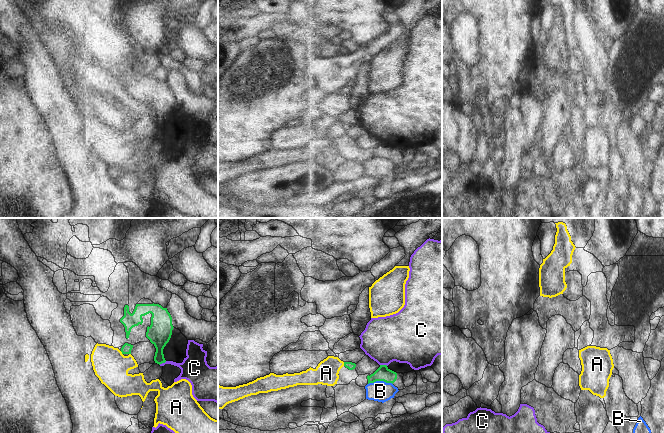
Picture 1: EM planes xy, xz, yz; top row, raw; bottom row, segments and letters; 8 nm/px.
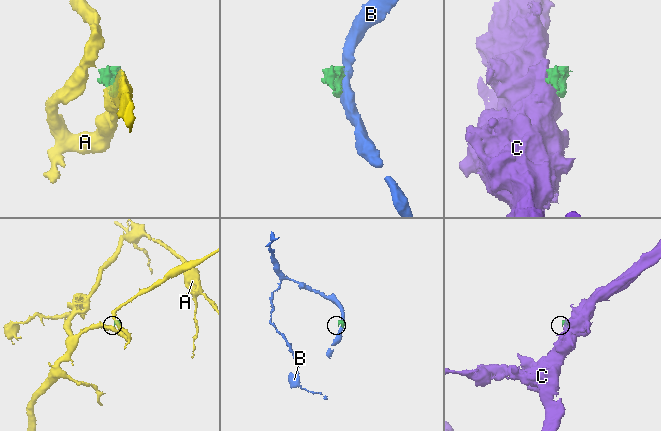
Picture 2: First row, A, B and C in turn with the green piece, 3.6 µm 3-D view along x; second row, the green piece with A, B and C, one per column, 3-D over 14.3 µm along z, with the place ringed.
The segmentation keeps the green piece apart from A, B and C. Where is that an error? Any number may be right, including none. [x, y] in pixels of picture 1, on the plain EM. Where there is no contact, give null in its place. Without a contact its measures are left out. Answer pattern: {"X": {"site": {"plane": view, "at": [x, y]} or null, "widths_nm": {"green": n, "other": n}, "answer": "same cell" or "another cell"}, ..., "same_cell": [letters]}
{"A": {"site": {"plane": "xz", "at": [344, 140]}, "widths_nm": {"green": 60, "other": 190}, "answer": "another cell"}, "B": {"site": {"plane": "xz", "at": [380, 156]}, "widths_nm": {"green": 110, "other": 170}, "answer": "another cell"}, "C": {"site": {"plane": "xz", "at": [384, 141]}, "widths_nm": {"green": 110, "other": 380}, "answer": "another cell"}, "same_cell": []}

